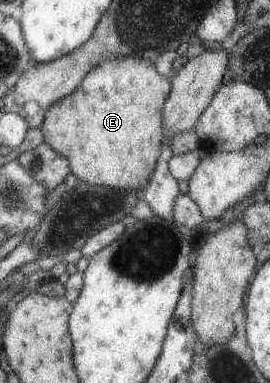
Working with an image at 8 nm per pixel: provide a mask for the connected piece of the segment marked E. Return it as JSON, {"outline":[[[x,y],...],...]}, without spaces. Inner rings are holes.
{"outline":[[[117,58],[119,62],[101,62],[93,70],[87,72],[83,82],[59,102],[52,102],[44,112],[40,130],[44,143],[61,152],[69,162],[69,172],[83,178],[83,182],[93,182],[99,186],[115,188],[115,190],[135,190],[145,182],[153,170],[155,156],[161,144],[161,120],[159,110],[170,91],[167,76],[159,76],[151,62],[139,62],[139,58]]]}

